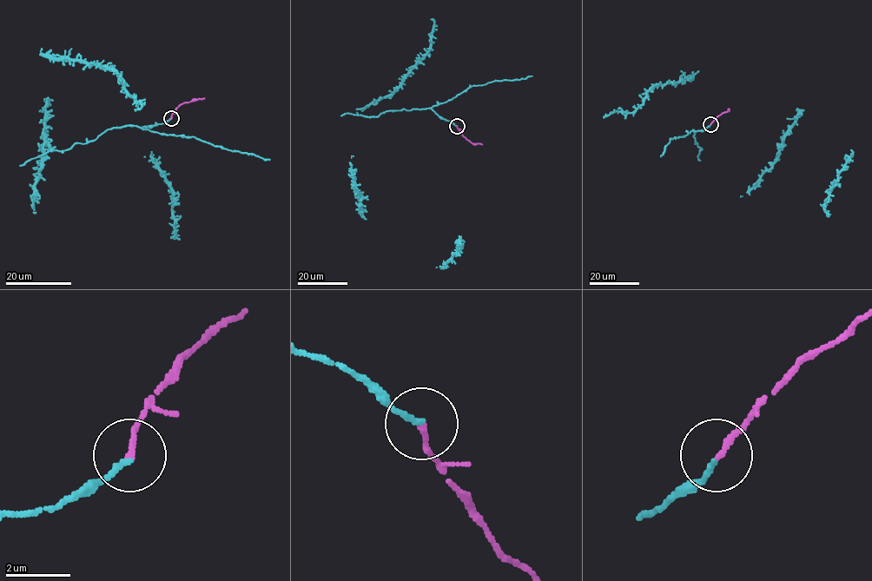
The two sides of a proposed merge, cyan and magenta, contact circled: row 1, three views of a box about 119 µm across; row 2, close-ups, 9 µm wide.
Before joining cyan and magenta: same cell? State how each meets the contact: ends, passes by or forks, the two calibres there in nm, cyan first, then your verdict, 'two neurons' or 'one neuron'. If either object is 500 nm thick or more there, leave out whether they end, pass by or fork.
cyan ends there; magenta ends there; 160 nm thick on the cyan side, 180 nm on the other; one neuron

